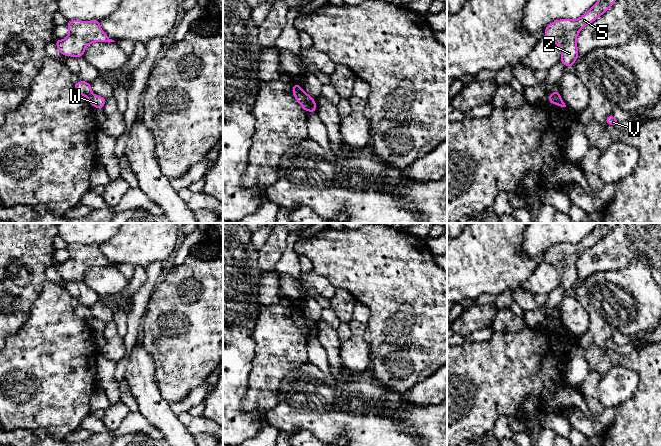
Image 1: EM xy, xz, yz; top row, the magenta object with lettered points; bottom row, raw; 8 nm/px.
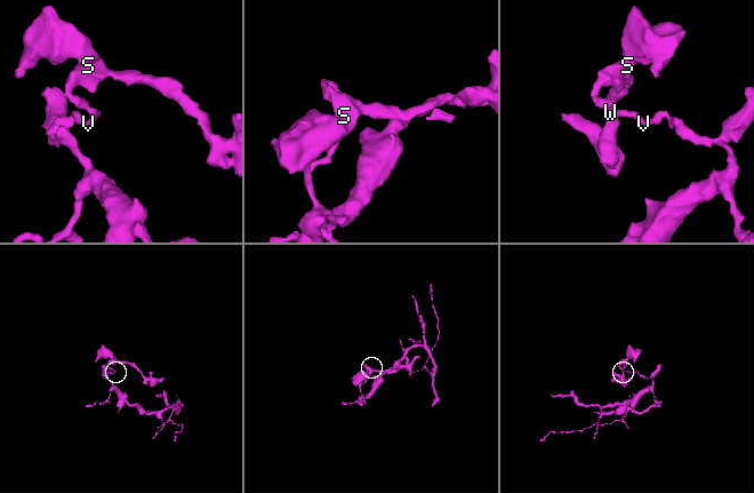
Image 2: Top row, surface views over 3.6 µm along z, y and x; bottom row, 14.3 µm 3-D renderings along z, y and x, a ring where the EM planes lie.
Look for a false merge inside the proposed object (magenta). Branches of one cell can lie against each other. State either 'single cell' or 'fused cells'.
fused cells

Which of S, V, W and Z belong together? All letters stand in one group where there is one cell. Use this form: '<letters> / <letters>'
S Z / V W

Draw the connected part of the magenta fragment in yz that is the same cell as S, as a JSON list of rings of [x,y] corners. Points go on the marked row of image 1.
[[[598,0],[578,19],[559,19],[545,28],[544,36],[561,49],[561,63],[571,68],[579,57],[576,39],[587,24],[603,15],[617,0]]]

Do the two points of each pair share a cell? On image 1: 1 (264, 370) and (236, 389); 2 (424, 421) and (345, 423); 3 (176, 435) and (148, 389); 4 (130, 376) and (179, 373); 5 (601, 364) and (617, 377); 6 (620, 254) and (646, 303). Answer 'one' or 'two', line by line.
1: two
2: one
3: one
4: two
5: two
6: two

